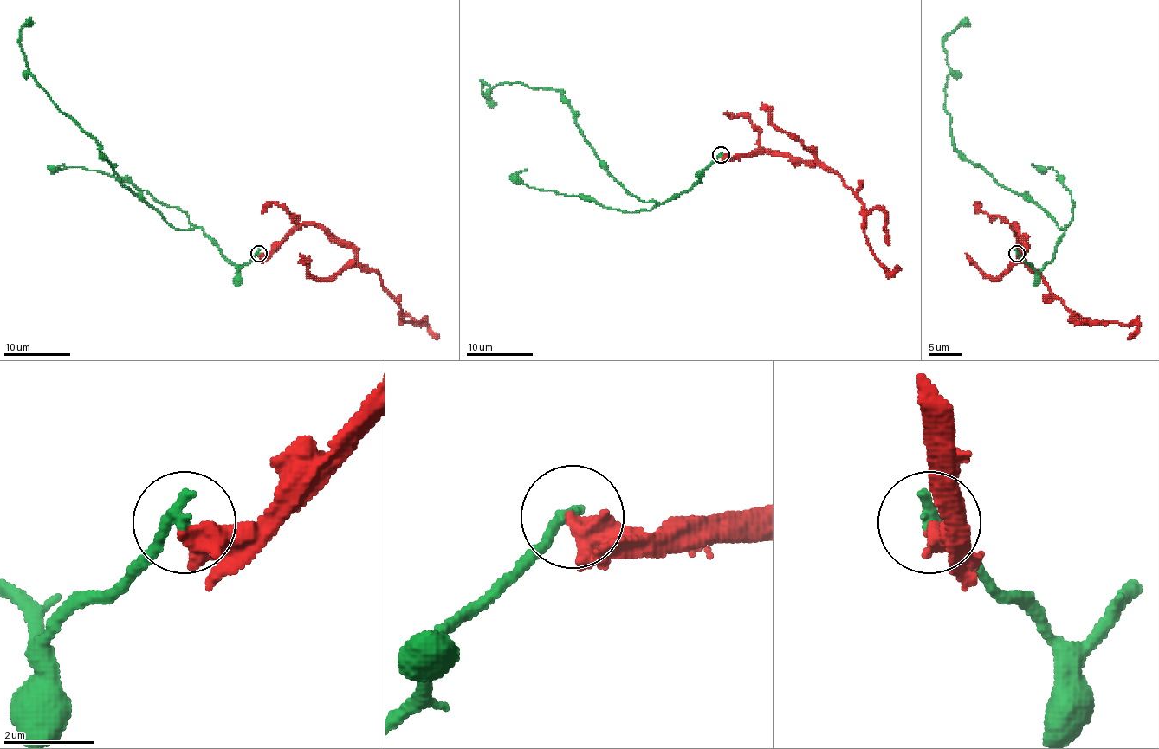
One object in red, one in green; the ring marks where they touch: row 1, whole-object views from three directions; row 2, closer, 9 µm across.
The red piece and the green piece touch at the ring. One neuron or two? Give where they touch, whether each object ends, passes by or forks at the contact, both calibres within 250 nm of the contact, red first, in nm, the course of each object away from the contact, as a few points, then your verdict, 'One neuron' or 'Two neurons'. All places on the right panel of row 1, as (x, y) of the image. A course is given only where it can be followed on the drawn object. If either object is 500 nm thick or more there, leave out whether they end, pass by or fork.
Place: (1017, 254). At the ring red ends. At the ring green ends. Thickness 480 nm (red) against 320 nm. Course of red: (1016, 255), (1014, 225), (1025, 261), (1068, 307), (1083, 318), (1136, 325), (1128, 339). Course of green: (1016, 253), (1039, 271), (1066, 228), (955, 147), (945, 107), (950, 71), (943, 39), (961, 24), (970, 26). Two neurons

